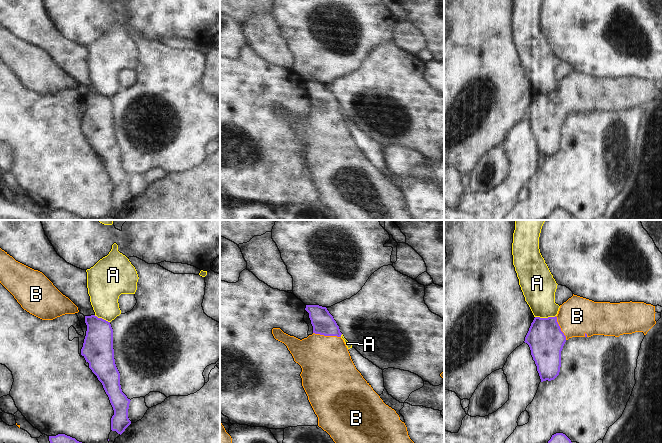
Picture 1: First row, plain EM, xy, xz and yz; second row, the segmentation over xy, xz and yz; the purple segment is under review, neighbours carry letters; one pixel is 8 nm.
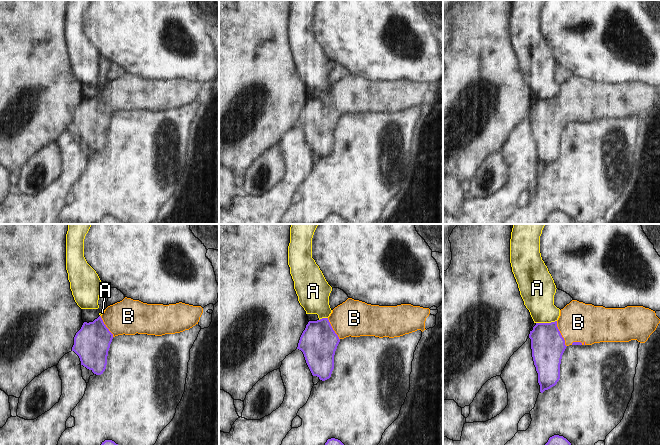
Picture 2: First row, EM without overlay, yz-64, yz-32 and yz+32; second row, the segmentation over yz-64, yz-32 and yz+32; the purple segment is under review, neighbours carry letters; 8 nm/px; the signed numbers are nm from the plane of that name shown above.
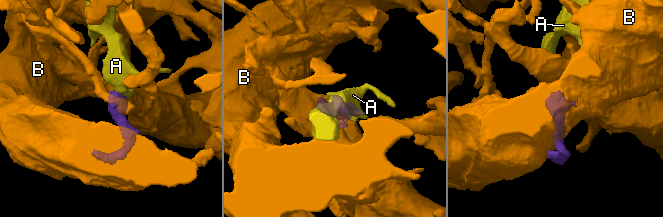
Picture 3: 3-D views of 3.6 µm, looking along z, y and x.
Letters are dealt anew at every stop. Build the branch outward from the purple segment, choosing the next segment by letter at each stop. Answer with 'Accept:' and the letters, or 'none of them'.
Accept: B

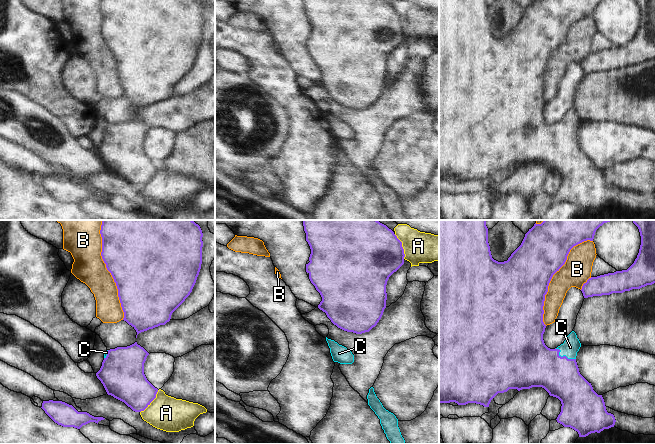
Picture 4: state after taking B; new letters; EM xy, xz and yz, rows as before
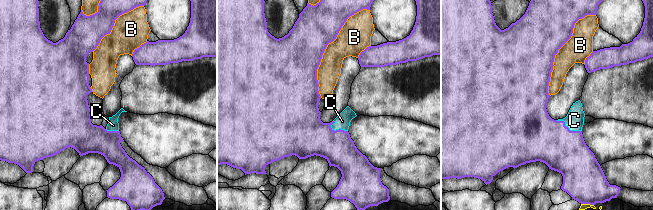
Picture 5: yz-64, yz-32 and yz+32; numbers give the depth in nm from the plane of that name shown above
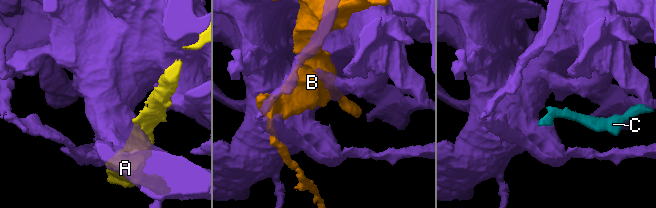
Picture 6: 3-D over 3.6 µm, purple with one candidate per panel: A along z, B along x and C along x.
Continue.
Accept: C

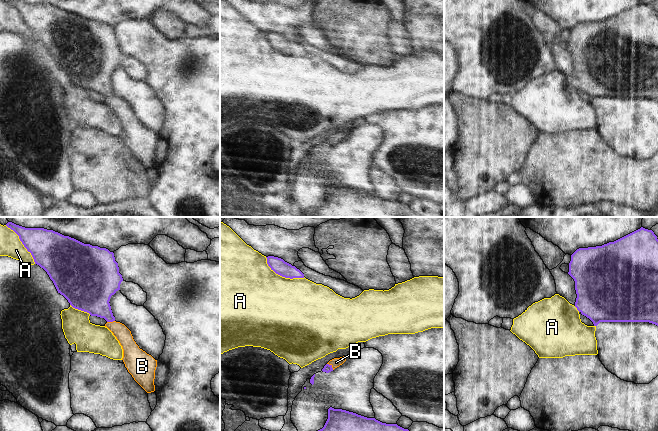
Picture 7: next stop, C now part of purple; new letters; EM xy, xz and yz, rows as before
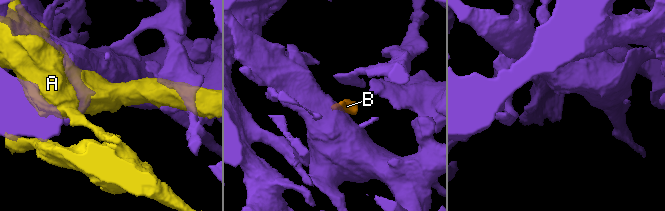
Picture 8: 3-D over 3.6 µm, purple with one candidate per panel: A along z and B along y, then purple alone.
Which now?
Accept: B

